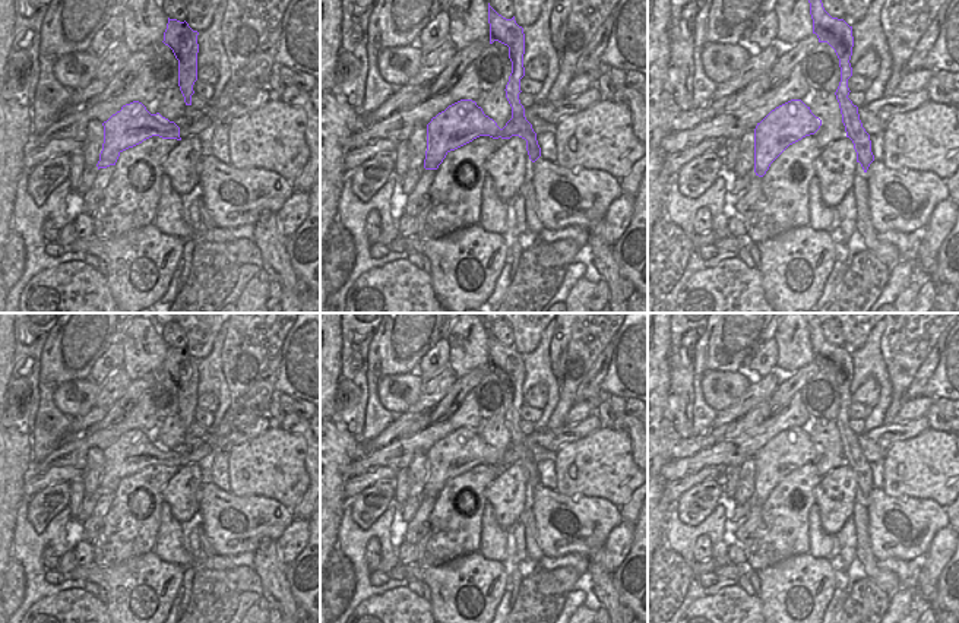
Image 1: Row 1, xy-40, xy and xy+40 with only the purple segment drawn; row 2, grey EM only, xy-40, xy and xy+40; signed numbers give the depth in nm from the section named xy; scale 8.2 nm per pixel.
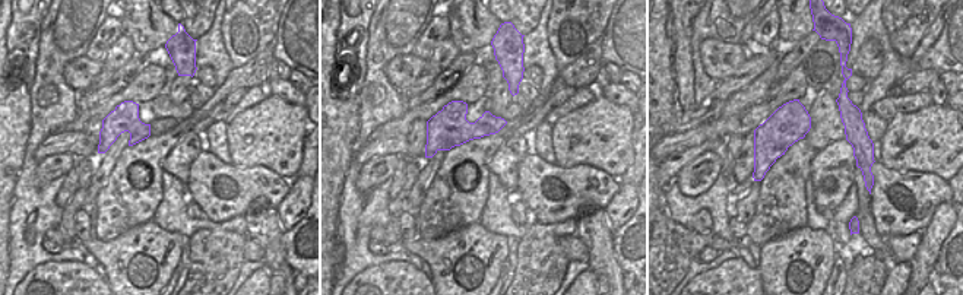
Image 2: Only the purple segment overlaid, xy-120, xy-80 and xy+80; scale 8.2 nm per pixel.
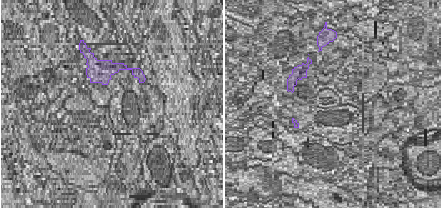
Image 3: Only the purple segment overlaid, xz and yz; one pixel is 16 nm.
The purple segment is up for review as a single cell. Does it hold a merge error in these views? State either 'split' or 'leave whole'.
split

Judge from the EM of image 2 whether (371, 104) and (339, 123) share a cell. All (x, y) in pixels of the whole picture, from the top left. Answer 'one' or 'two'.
two

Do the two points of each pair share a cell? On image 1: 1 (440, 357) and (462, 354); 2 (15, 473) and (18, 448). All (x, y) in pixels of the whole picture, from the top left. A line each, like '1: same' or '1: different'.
1: different
2: same

